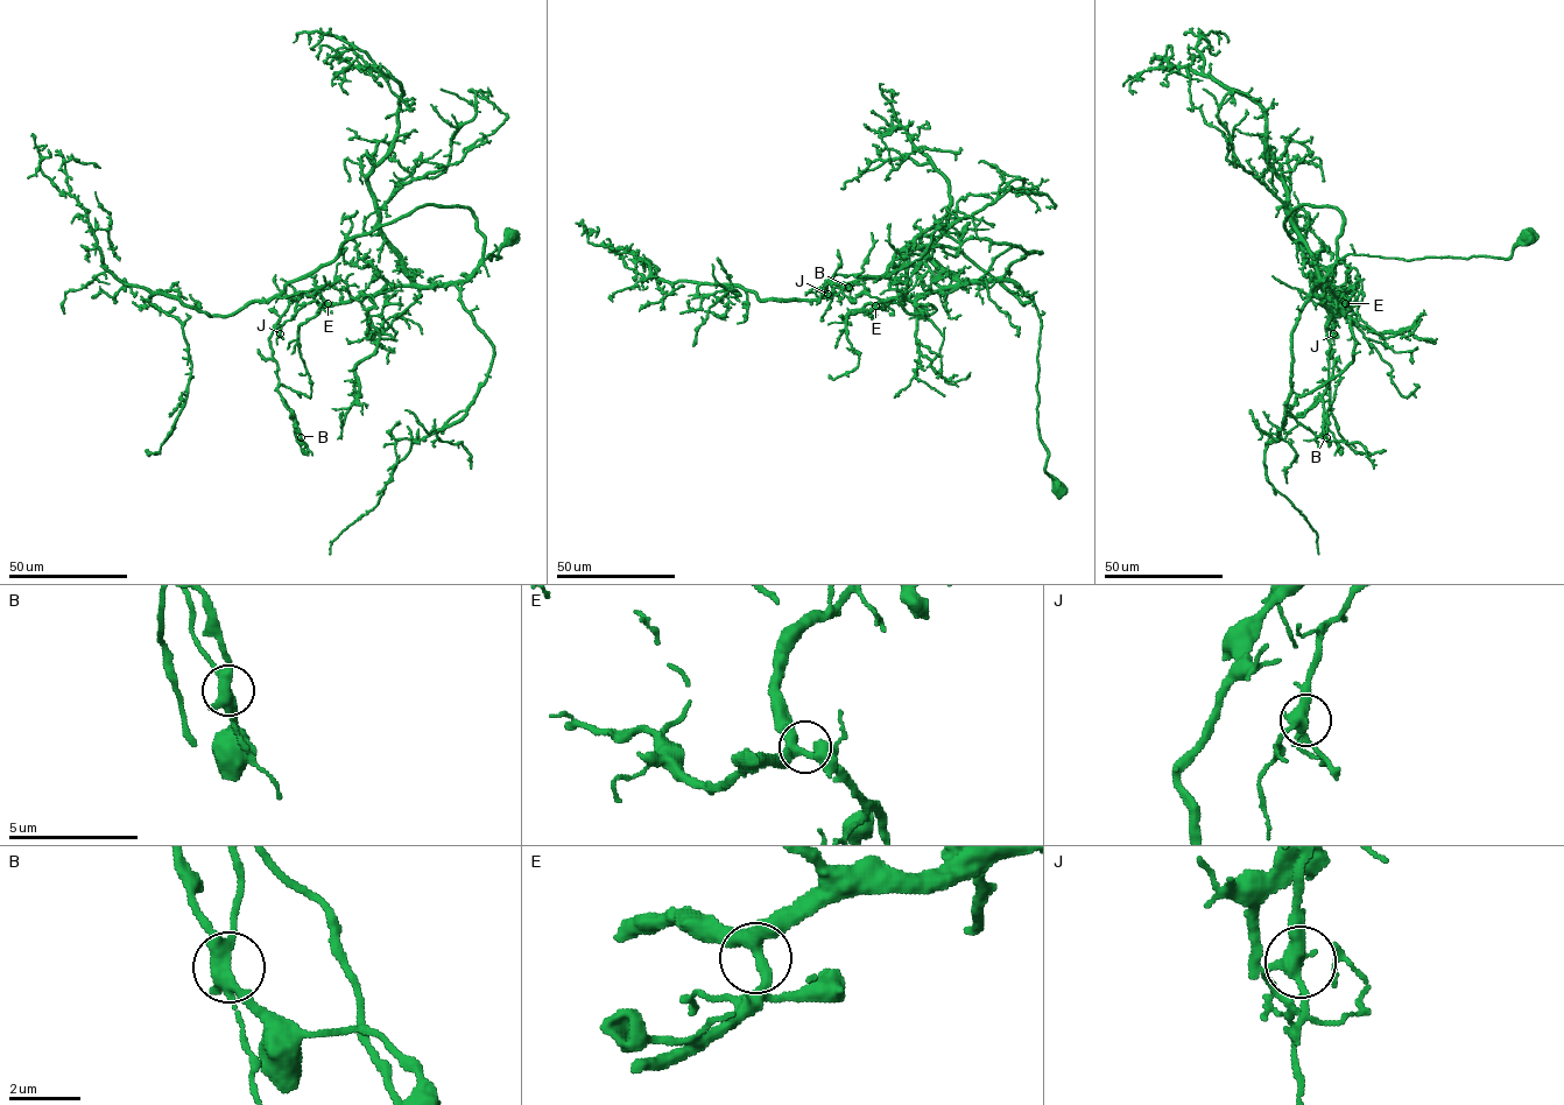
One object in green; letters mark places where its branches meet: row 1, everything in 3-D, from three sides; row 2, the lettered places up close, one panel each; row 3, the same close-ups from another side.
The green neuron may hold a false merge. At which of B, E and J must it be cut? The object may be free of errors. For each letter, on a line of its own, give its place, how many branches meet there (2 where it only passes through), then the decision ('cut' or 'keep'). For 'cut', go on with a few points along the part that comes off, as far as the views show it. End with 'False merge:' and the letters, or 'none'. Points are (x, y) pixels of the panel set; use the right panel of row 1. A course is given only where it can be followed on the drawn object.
B: place (1326, 437); branches 3; cut; course (1326, 437), (1328, 408)
E: place (1345, 303); branches 3; keep
J: place (1333, 333); branches 3; keep
False merge: B

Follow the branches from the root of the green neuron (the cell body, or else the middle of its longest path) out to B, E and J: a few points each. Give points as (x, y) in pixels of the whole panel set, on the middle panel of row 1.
B: (1059, 488), (1037, 428), (1033, 297), (939, 245), (817, 290), (849, 287)
E: (1059, 488), (1045, 471), (1048, 450), (1037, 428), (1041, 318), (1028, 295), (1012, 282), (983, 281), (875, 305)
J: (1059, 488), (1045, 471), (1037, 428), (1041, 318), (1028, 295), (1006, 281), (886, 300), (858, 283), (828, 294)

